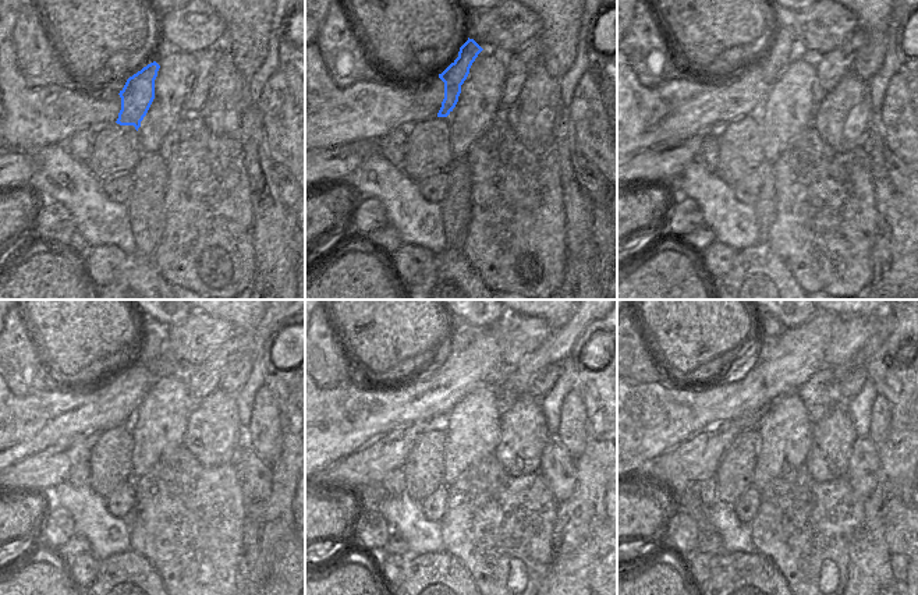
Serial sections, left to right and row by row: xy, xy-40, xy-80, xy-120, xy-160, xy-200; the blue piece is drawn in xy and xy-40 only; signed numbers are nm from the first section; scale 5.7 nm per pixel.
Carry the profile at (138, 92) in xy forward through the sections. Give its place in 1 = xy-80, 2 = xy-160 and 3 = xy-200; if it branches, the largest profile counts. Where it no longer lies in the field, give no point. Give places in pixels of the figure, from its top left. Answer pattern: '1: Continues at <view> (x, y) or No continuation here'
1: Continues at xy-80 (782, 49)
2: Continues at xy-160 (460, 333)
3: Continues at xy-200 (768, 328)

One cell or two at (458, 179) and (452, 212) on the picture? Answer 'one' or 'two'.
one

